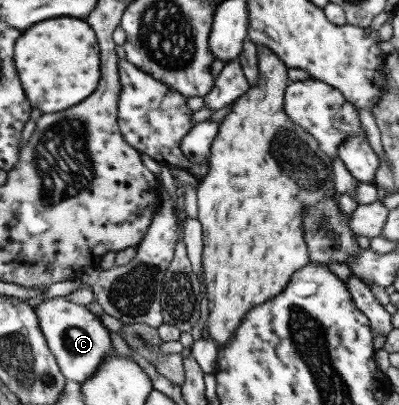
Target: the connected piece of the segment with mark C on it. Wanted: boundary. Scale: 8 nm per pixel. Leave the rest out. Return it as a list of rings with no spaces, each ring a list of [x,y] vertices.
[[[63,296],[47,298],[35,306],[34,310],[41,332],[63,376],[79,384],[93,376],[104,356],[113,349],[108,330],[100,318],[87,310],[85,305],[69,302]]]

